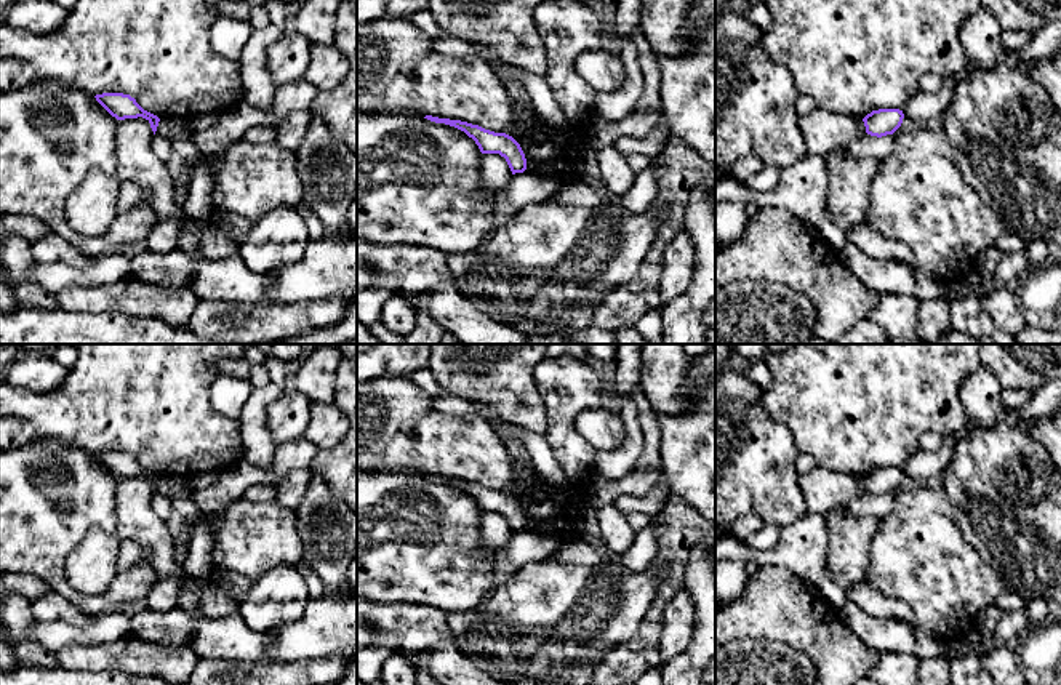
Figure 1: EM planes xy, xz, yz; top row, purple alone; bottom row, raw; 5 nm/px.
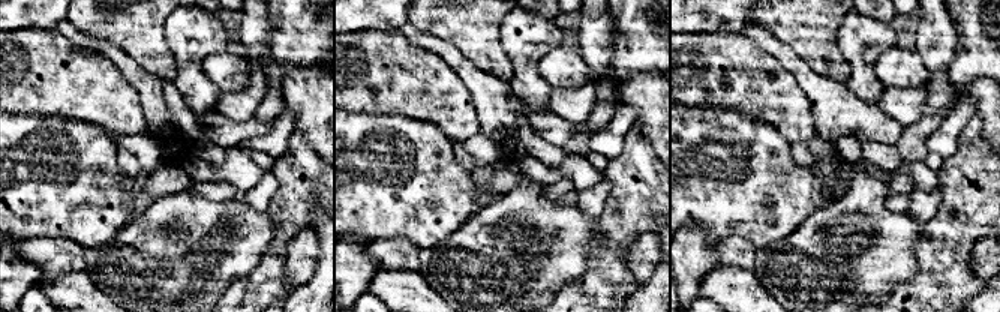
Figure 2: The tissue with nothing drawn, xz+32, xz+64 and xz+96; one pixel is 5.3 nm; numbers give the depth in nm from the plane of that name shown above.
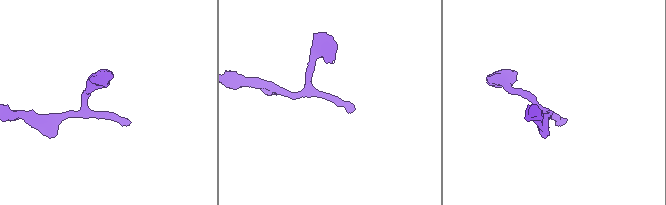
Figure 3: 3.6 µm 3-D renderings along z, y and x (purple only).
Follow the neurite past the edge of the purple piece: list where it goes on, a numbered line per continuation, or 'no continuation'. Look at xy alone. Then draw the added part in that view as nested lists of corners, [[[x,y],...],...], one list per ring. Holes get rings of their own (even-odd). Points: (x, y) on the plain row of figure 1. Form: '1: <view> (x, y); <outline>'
no continuation

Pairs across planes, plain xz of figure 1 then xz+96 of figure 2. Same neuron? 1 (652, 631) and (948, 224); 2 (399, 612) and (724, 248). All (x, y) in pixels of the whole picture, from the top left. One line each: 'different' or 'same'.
1: same
2: same

